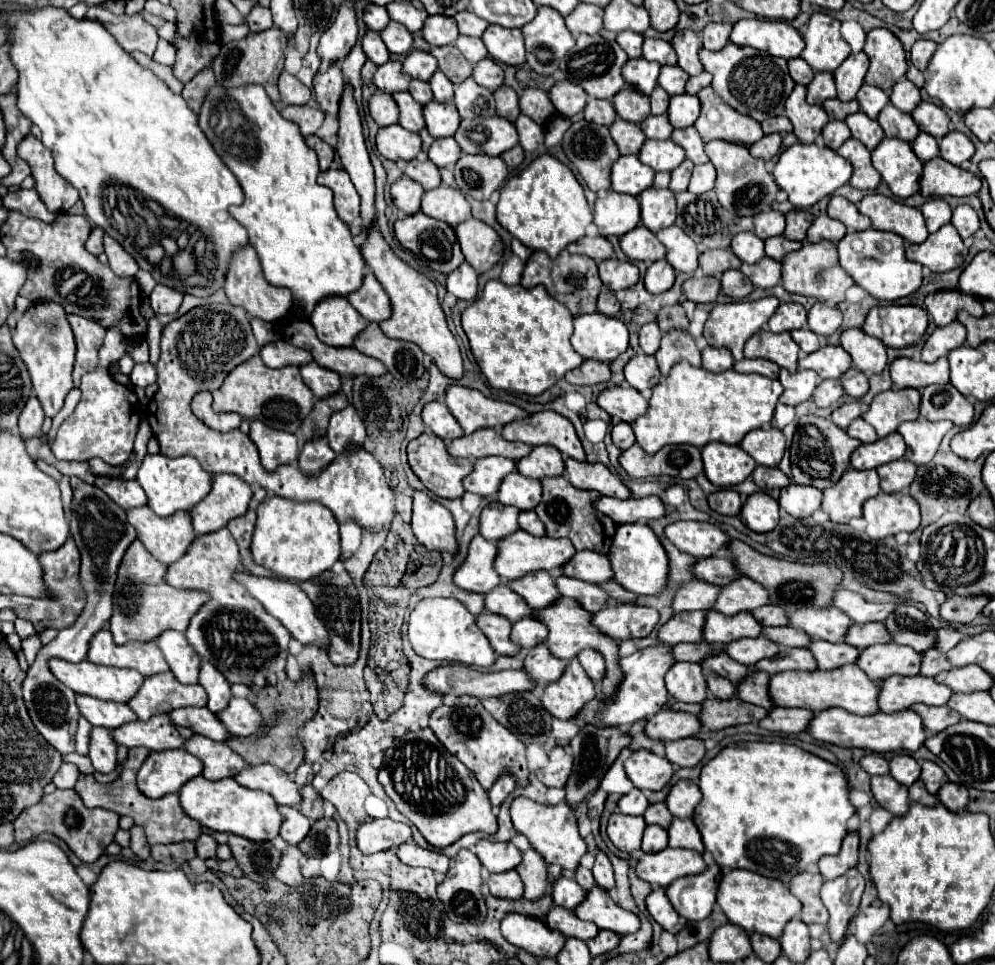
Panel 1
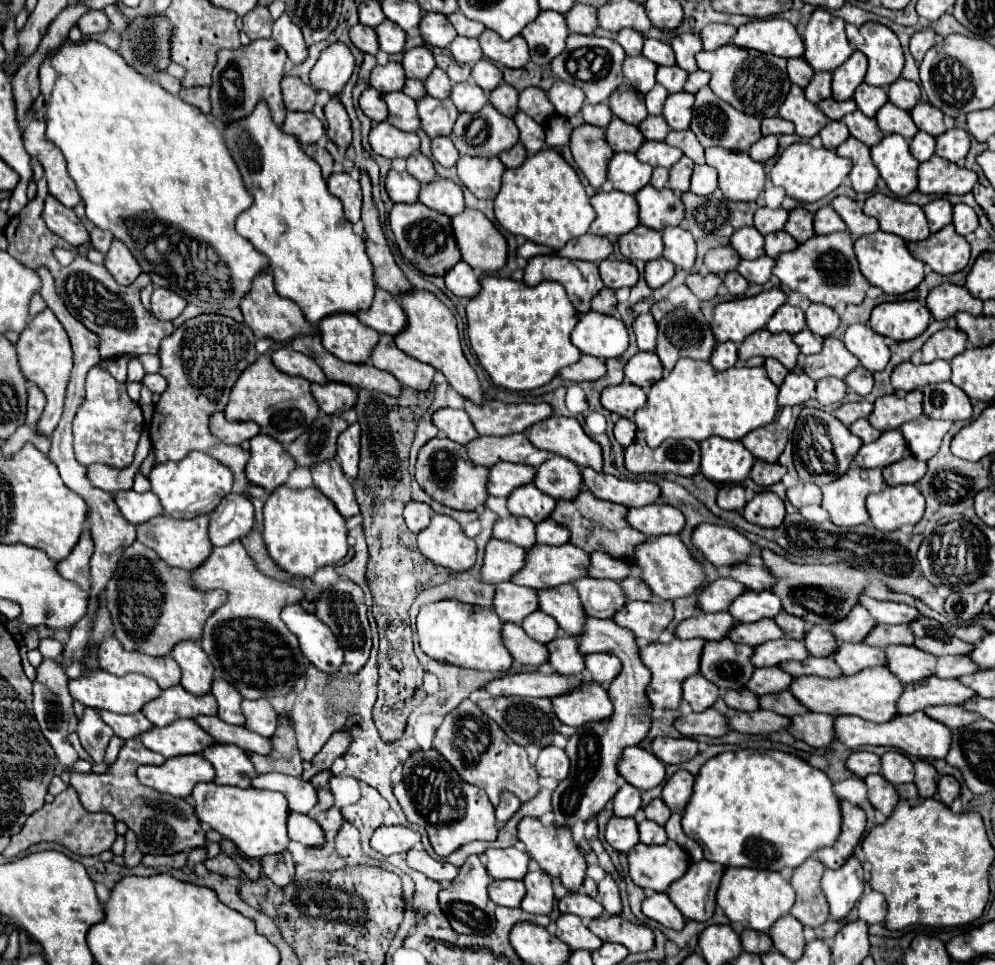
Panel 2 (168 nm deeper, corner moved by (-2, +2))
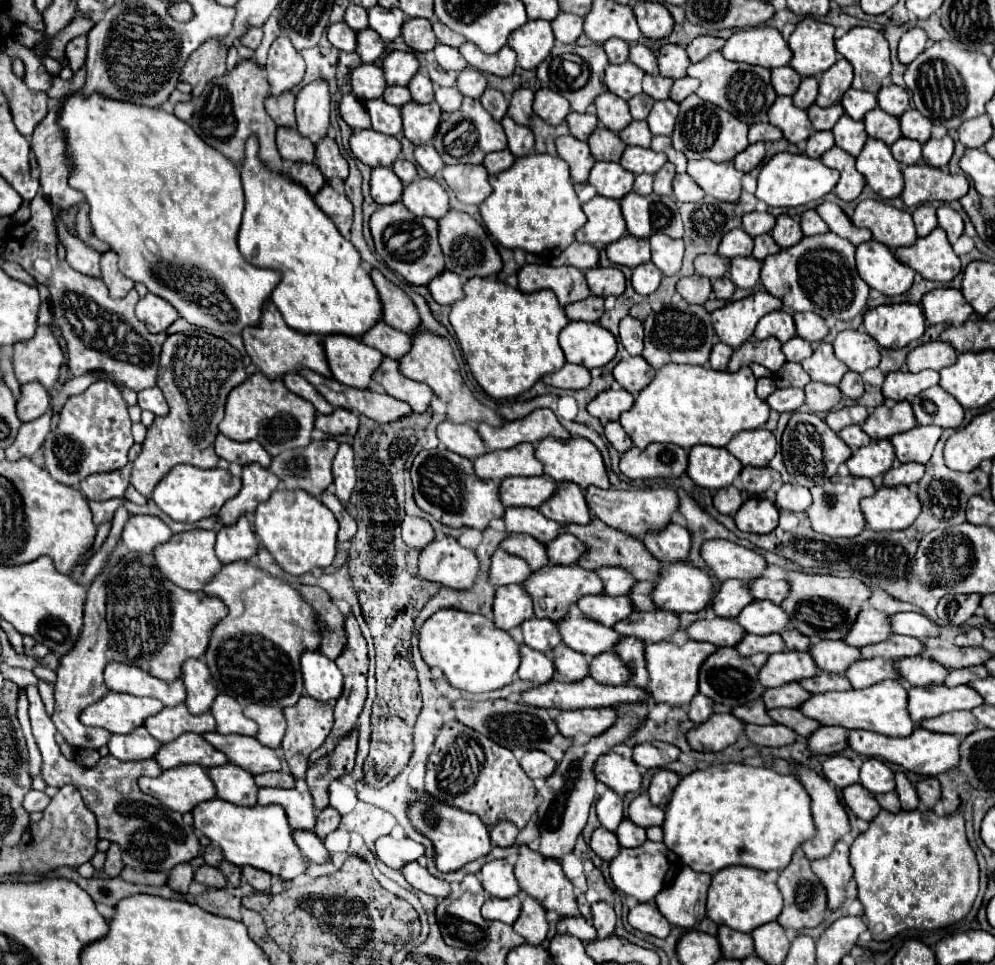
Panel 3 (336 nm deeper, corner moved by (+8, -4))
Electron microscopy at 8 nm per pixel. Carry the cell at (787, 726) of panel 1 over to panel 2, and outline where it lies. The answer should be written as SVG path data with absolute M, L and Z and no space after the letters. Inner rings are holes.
M806 713L792 717L792 725L788 727L788 733L796 739L806 741L810 747L822 749L828 747L834 737L834 717L824 713Z

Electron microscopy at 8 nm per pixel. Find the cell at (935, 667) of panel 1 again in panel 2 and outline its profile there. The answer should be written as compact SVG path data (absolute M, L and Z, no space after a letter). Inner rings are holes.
M940 657L938 659L938 667L936 667L936 675L940 679L958 679L962 675L970 675L976 673L978 667L974 665L974 661L970 657Z

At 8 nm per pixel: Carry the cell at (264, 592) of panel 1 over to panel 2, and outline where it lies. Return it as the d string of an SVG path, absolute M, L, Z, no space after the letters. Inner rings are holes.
M288 605L282 609L282 621L298 637L300 649L306 659L324 673L340 671L344 653L330 631L316 615L306 613L300 605Z

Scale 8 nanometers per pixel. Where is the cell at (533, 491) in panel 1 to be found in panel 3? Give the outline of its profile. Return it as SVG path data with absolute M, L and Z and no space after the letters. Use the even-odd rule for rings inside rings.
M506 507L504 523L508 533L528 533L540 543L548 543L554 535L562 533L562 527L552 519L546 519L538 509L532 507Z

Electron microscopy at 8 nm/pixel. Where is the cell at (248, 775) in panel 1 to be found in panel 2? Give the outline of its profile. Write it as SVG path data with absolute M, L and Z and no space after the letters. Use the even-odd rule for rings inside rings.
M282 773L258 775L252 781L252 787L284 793L288 797L290 811L302 813L302 815L308 815L314 809L314 805L318 803L316 789L308 781L298 779L298 777L290 777L290 775L282 775Z

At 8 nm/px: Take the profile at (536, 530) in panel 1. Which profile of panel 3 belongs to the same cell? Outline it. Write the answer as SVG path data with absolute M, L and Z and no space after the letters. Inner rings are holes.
M562 533L546 543L546 553L550 563L558 565L574 565L582 551L584 551L582 543L570 533Z

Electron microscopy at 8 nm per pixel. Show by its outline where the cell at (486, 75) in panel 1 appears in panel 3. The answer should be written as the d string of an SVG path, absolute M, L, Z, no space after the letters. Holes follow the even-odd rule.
M464 69L460 75L458 75L458 81L456 81L460 93L464 97L480 97L486 87L488 87L488 81L484 77L484 73L476 71L476 69Z

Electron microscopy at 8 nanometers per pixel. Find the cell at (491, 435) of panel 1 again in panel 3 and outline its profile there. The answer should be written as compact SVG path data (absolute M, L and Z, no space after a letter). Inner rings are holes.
M520 443L514 449L500 449L500 451L488 451L476 459L474 473L480 479L492 479L502 481L504 477L532 477L542 475L542 463L534 457L534 447L530 443Z

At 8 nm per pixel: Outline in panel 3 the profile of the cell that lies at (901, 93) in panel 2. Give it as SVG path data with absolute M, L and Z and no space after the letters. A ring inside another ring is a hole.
M890 85L890 87L882 87L878 91L878 107L890 115L900 117L910 103L910 95L906 93L906 89L898 87L898 85Z

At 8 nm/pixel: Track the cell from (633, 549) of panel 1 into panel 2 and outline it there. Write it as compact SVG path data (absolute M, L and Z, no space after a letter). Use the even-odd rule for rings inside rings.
M660 535L652 539L648 537L646 543L638 545L634 557L636 557L636 569L640 577L652 589L652 593L660 599L674 601L680 597L688 597L698 587L704 585L704 579L706 579L704 565L696 561L696 557L690 553L690 549L682 543L678 535Z

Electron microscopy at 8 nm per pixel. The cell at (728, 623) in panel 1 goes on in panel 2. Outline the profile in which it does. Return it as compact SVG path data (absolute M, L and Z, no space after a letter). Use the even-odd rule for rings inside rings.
M766 619L766 621L756 621L756 623L738 623L734 631L730 633L730 639L736 643L746 643L746 645L762 645L764 641L774 641L780 639L784 631L776 625L776 621Z

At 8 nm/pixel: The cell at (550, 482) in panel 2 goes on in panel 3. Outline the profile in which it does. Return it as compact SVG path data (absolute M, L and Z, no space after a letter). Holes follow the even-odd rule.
M562 481L558 483L554 495L546 499L538 511L558 523L588 523L590 511L584 501L584 493L576 483Z

